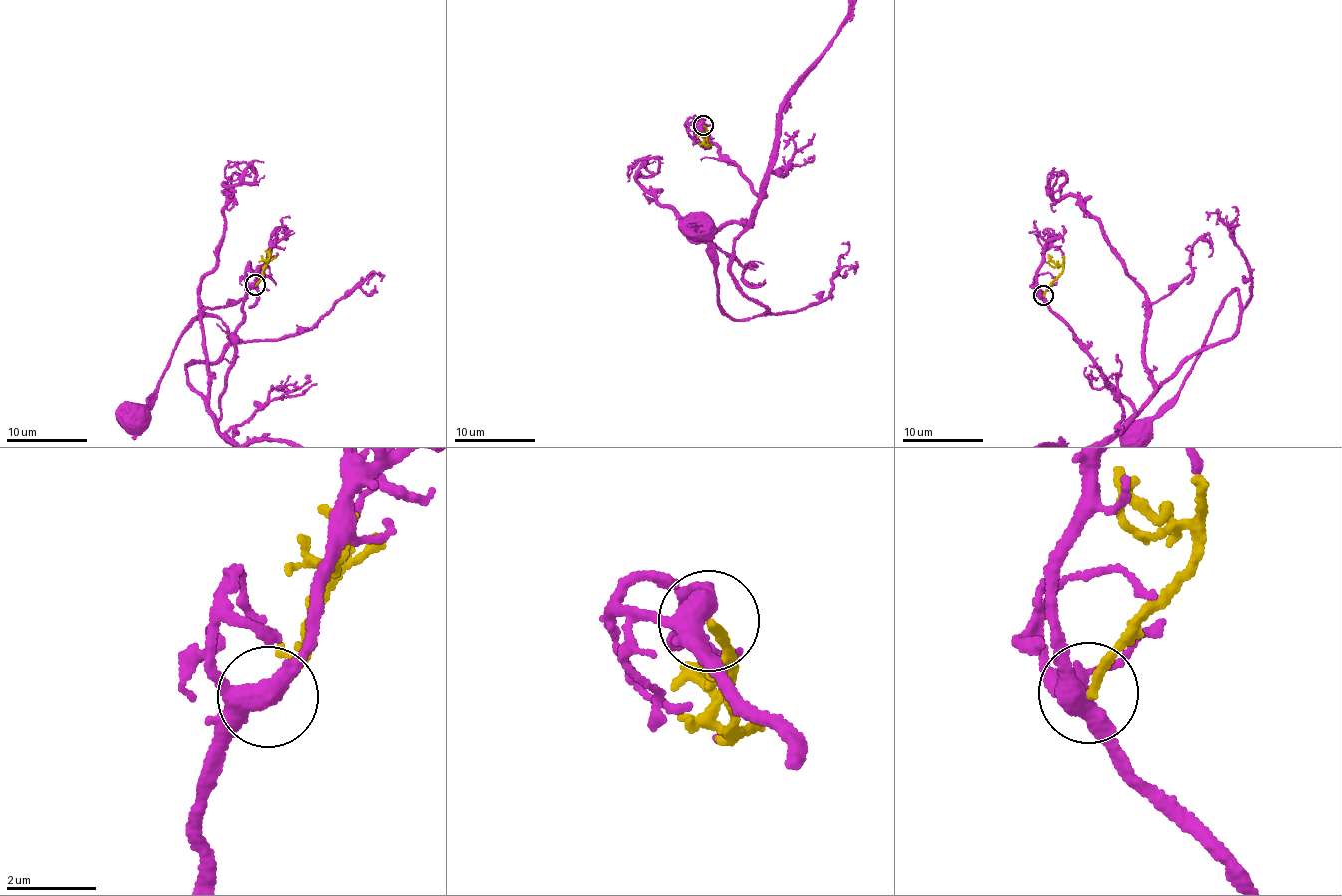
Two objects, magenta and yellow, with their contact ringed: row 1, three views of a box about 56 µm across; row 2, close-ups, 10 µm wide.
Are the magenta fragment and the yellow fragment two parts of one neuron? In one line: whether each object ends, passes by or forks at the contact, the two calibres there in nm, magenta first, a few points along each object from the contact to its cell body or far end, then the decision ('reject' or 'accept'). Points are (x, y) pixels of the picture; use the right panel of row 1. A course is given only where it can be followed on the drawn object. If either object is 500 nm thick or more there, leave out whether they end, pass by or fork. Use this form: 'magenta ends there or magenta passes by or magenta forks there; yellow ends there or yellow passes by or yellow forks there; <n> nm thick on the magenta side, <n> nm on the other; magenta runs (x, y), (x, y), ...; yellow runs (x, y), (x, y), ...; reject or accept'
magenta forks there; yellow ends there; 400 nm thick on the magenta side, 190 nm on the other; magenta runs (1042, 296), (1136, 412), (1182, 364), (1229, 339), (1238, 289), (1179, 399), (1137, 440); yellow runs (1042, 296), (1061, 269), (1047, 255); reject

